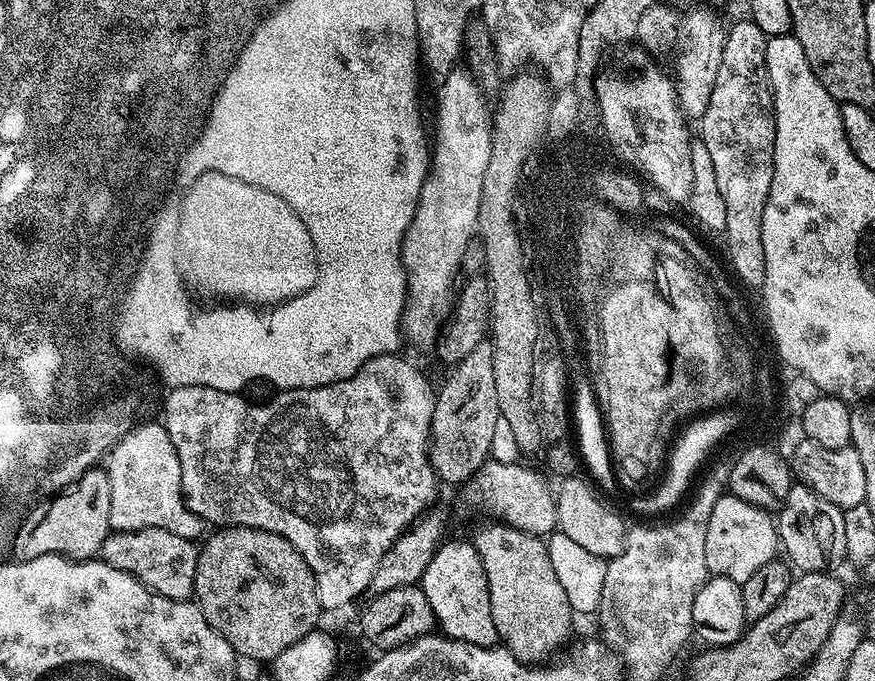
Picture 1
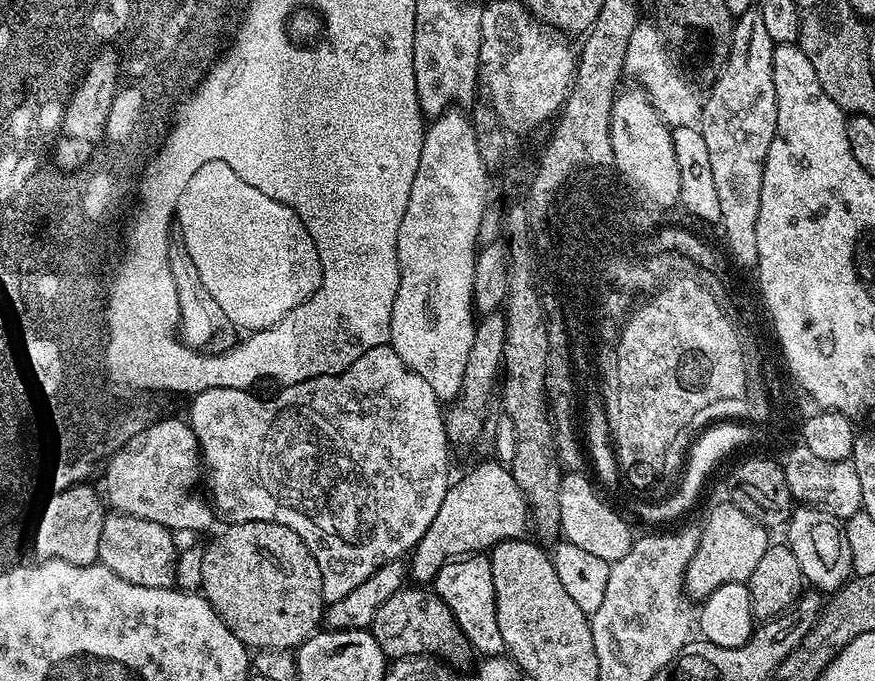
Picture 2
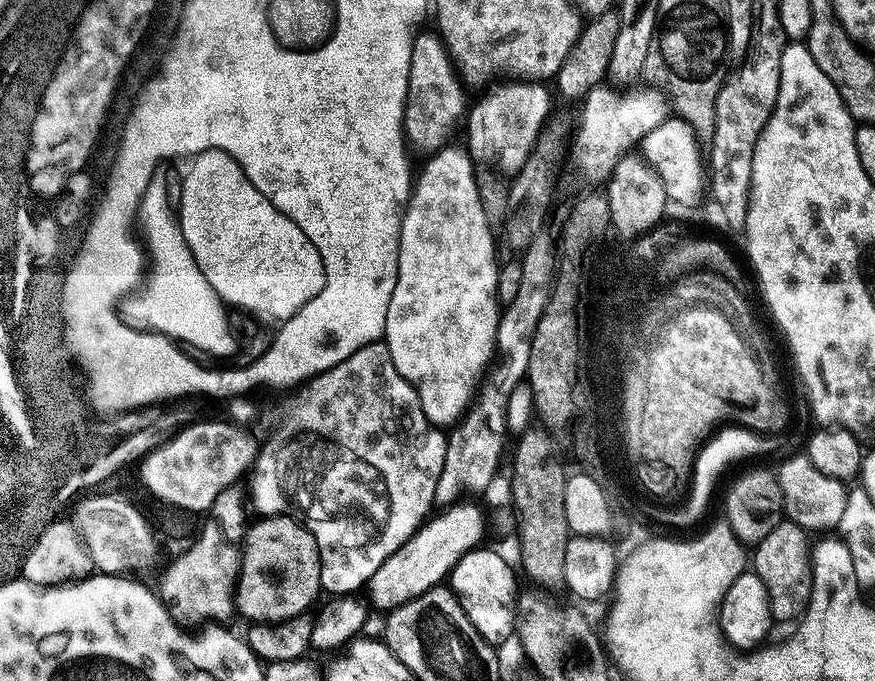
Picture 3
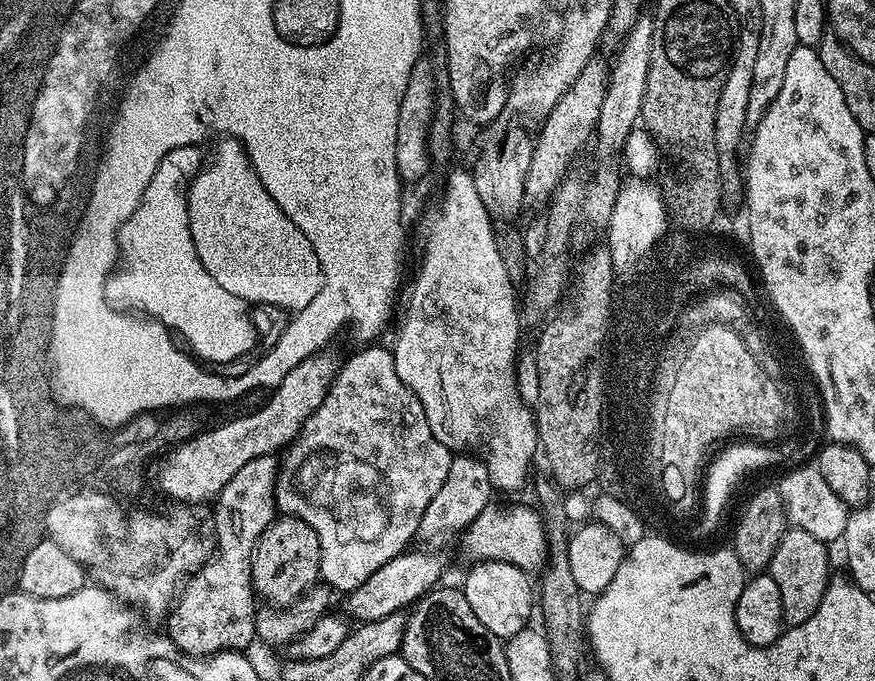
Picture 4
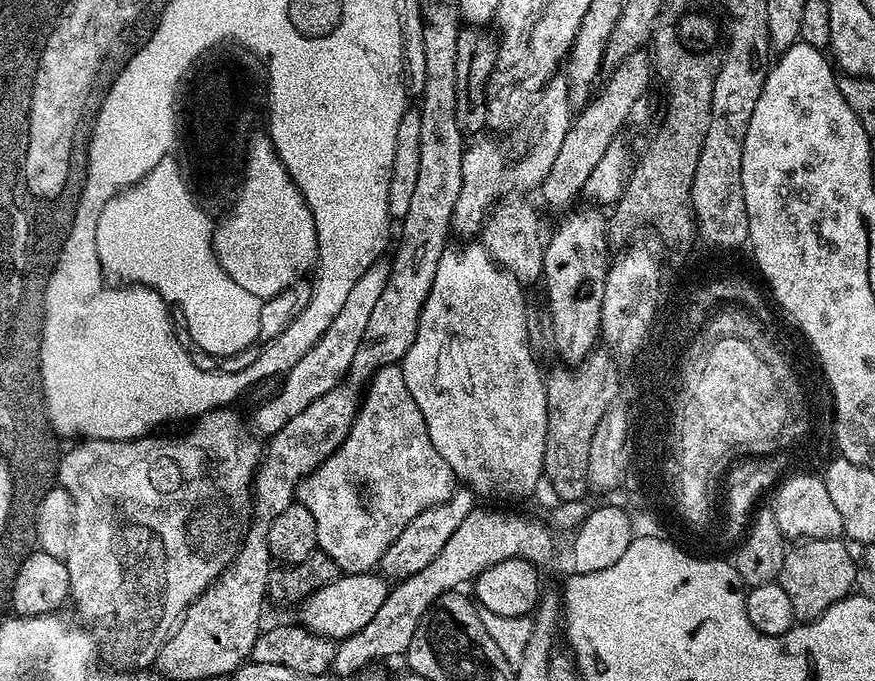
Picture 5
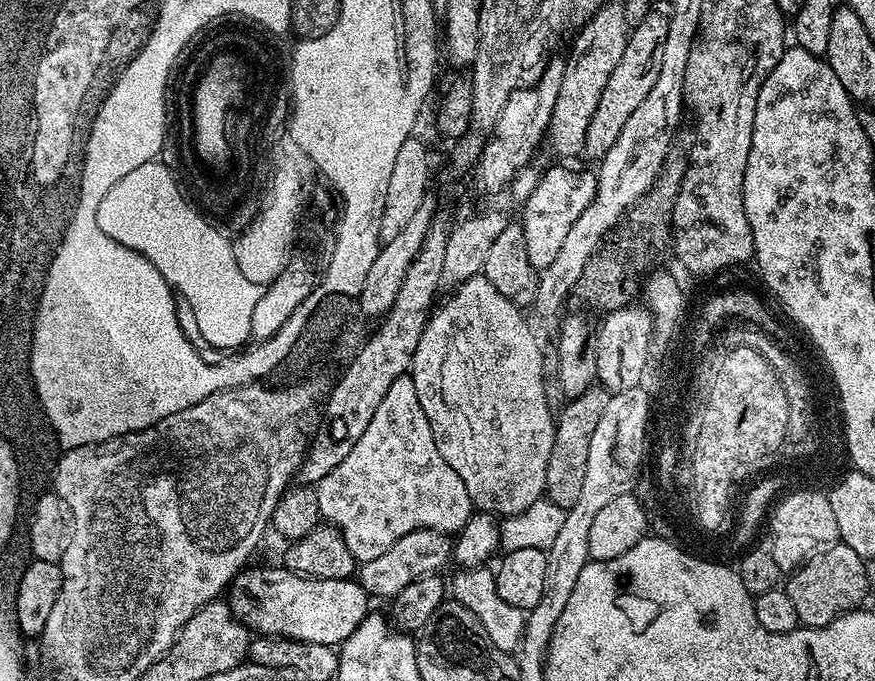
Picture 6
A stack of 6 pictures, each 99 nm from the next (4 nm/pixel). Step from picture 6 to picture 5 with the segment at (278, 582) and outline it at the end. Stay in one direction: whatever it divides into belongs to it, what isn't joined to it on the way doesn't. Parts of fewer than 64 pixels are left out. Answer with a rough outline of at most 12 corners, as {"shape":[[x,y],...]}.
{"shape":[[368,570],[303,597],[299,623],[337,642],[362,630],[390,589]]}

